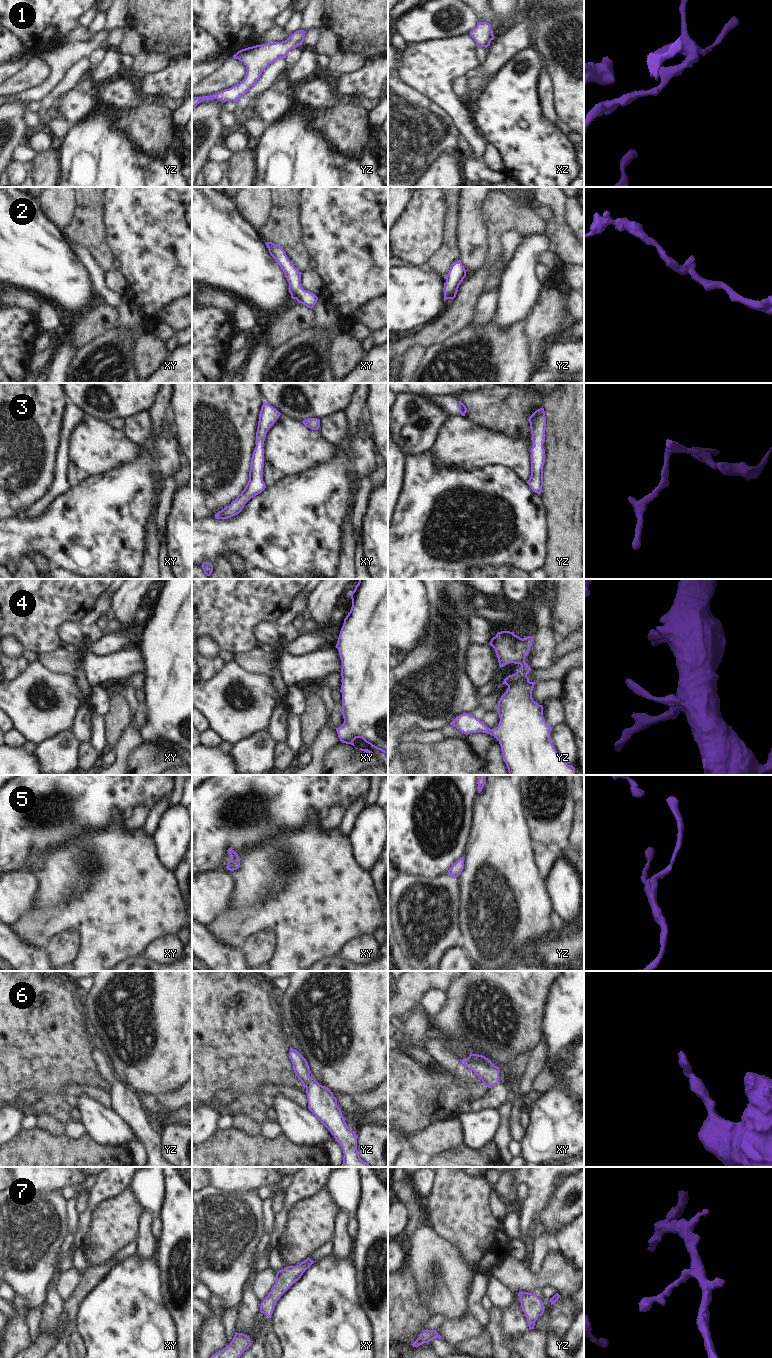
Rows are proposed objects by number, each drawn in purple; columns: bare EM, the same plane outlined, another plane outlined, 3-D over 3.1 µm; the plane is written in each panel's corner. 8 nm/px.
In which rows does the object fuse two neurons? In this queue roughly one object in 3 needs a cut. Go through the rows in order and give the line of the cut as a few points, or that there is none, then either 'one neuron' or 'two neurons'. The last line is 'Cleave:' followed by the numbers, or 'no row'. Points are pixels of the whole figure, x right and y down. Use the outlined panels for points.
1: no cut | one neuron
2: no cut | one neuron
3: no cut | one neuron
4: no cut | one neuron
5: no cut | one neuron
6: no cut | one neuron
7: no cut | one neuron
Cleave: no row

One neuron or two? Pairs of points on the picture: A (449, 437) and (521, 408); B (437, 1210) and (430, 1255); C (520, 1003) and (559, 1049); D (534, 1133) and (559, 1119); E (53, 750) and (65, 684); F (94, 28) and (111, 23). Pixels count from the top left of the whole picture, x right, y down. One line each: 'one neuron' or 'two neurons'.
A: two neurons
B: two neurons
C: two neurons
D: one neuron
E: two neurons
F: two neurons

